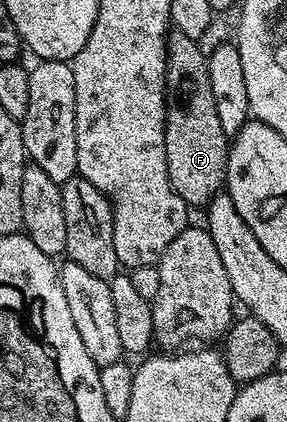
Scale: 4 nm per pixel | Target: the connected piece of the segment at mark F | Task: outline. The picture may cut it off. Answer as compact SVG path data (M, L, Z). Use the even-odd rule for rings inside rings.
M176 30L167 35L164 149L172 189L176 189L190 209L205 208L223 190L226 181L228 137L224 129L220 129L220 117L216 114L216 97L212 97L212 81L208 81L207 58L199 40L184 37L184 33Z

